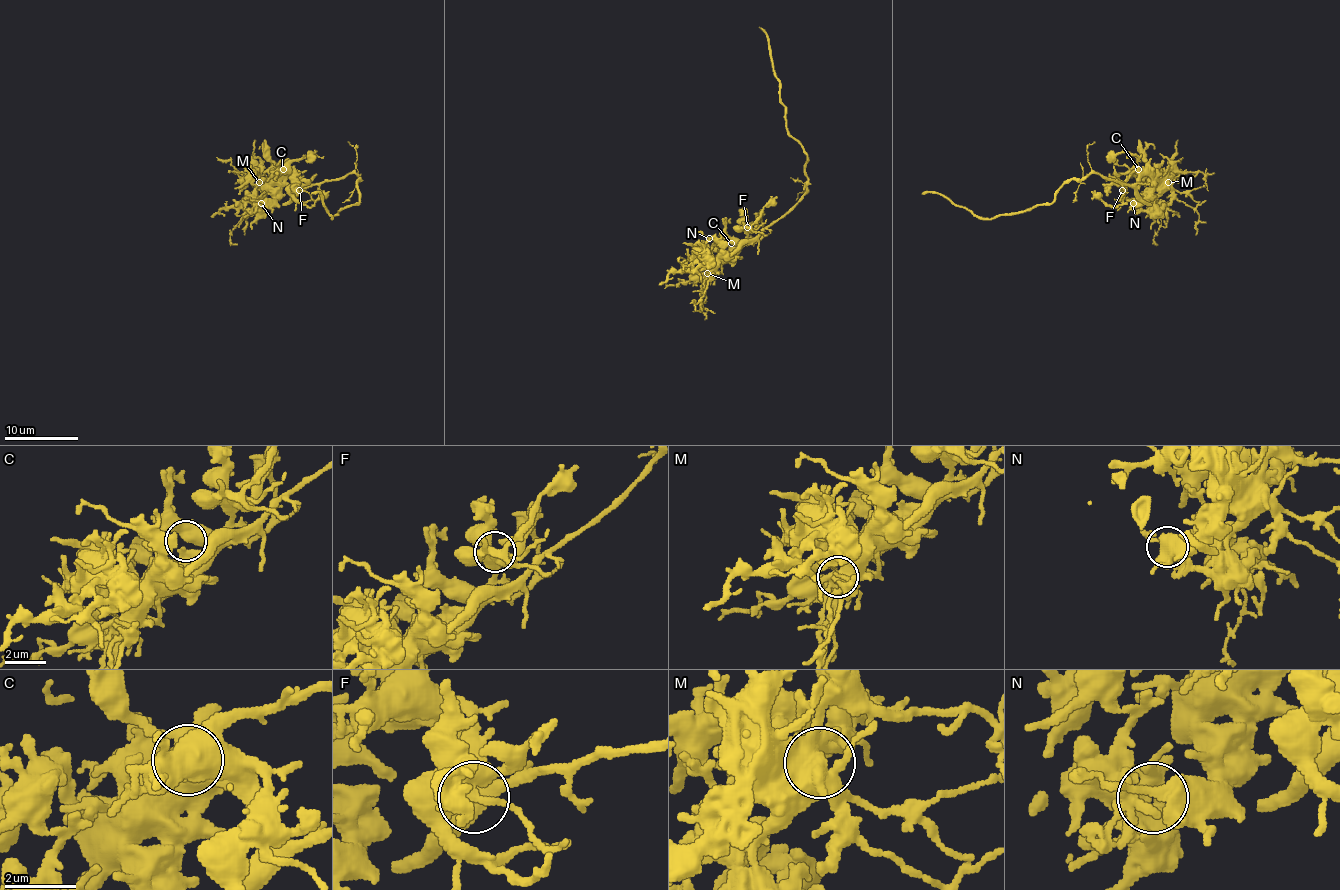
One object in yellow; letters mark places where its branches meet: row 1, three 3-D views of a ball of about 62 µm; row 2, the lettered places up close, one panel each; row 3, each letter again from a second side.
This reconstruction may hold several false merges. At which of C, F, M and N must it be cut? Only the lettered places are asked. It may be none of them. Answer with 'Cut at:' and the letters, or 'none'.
Cut at: none

